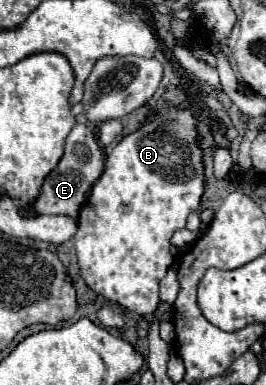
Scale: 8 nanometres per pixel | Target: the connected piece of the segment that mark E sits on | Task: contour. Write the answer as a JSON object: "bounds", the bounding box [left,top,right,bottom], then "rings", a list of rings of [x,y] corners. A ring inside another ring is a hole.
{"bounds":[31,124,105,218],"rings":[[[75,124],[71,134],[65,140],[65,152],[59,164],[43,180],[41,192],[31,204],[31,208],[37,214],[65,214],[65,216],[77,218],[77,212],[81,210],[81,204],[85,204],[85,196],[89,194],[89,188],[97,182],[97,176],[101,176],[103,172],[103,162],[105,162],[105,156],[97,144],[93,130],[85,124]]]}

